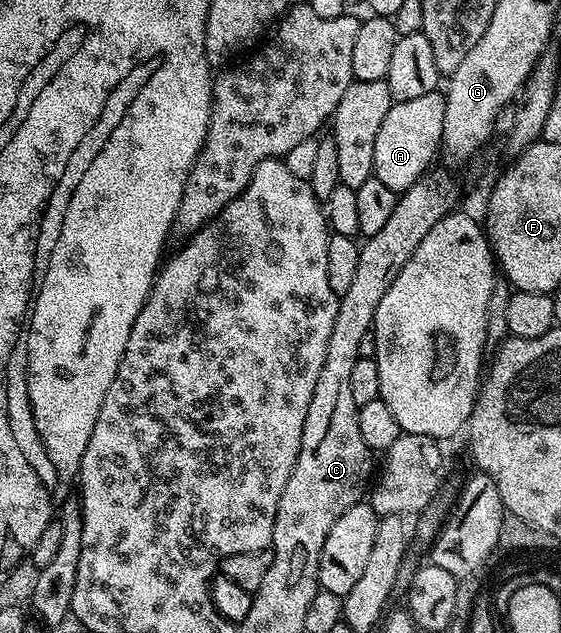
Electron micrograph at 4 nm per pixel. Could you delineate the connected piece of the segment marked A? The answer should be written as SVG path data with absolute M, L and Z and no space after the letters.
M438 90L431 94L423 94L419 98L407 98L407 102L395 102L387 110L387 118L383 118L383 126L379 126L379 134L375 137L375 158L373 159L373 175L379 178L379 182L391 186L391 190L398 194L406 192L411 186L415 186L415 182L419 182L421 176L426 175L434 167L433 159L436 158L437 152L442 151L441 139L443 138L443 114L445 113L445 93Z

